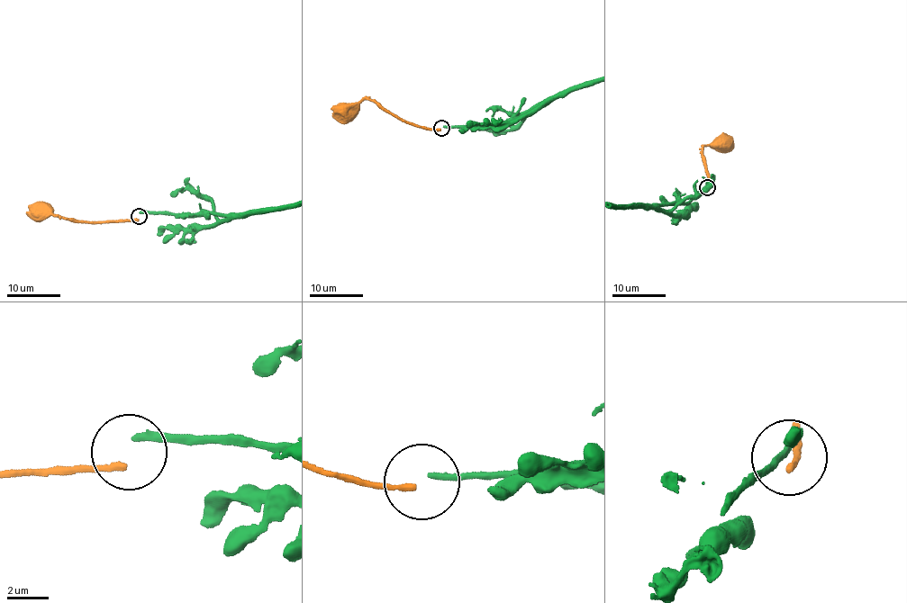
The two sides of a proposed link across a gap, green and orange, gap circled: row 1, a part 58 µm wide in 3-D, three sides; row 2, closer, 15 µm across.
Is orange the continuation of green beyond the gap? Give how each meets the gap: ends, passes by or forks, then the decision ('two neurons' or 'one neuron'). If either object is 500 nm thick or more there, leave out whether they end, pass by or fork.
green ends; orange ends; one neuron

